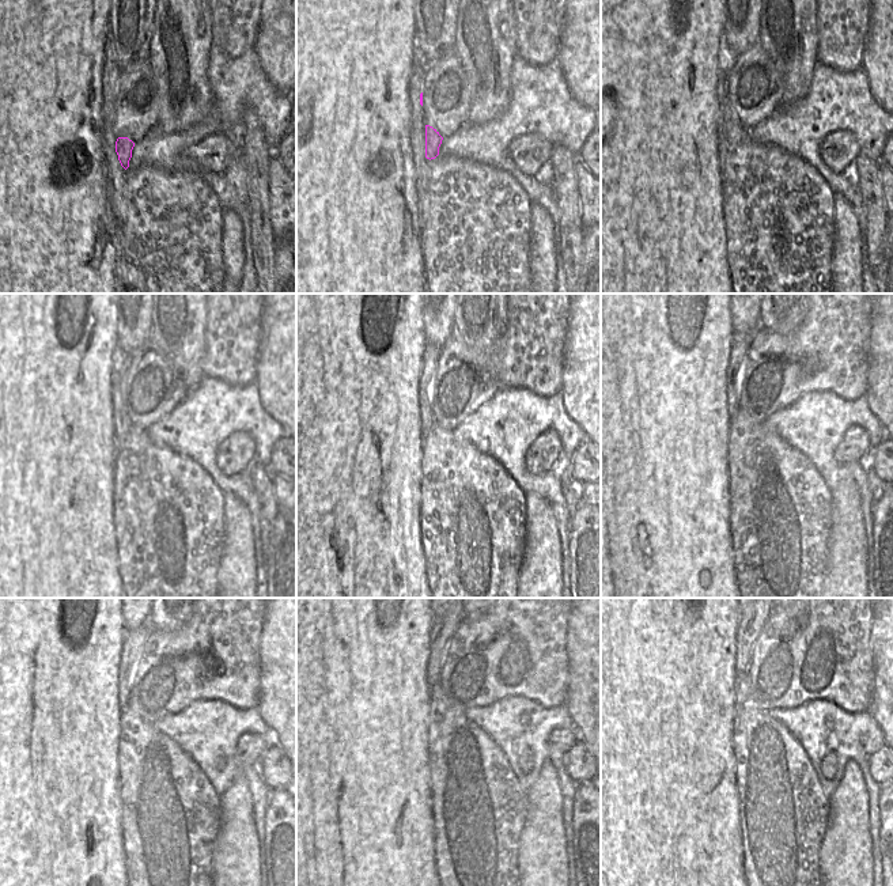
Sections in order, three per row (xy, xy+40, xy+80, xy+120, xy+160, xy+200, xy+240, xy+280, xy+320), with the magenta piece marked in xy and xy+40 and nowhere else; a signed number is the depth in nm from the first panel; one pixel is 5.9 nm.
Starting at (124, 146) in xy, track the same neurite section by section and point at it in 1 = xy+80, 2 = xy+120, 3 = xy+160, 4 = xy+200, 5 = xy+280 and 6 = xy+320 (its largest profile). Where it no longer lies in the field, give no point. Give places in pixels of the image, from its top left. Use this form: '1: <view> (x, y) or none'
1: xy+80 (736, 133)
2: xy+120 (121, 423)
3: xy+160 (431, 353)
4: xy+200 (737, 363)
5: xy+280 (443, 628)
6: xy+320 (749, 625)

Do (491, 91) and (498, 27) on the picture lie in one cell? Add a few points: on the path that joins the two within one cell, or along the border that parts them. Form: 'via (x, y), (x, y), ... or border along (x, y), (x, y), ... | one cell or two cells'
via (491, 75), (489, 44) | one cell

